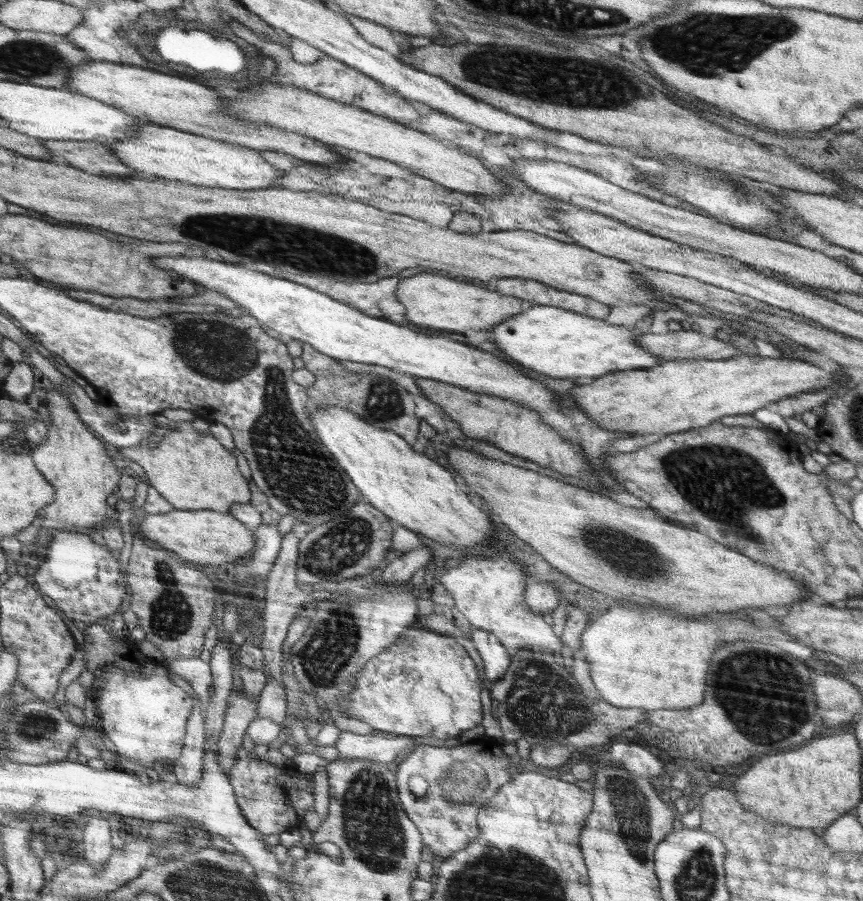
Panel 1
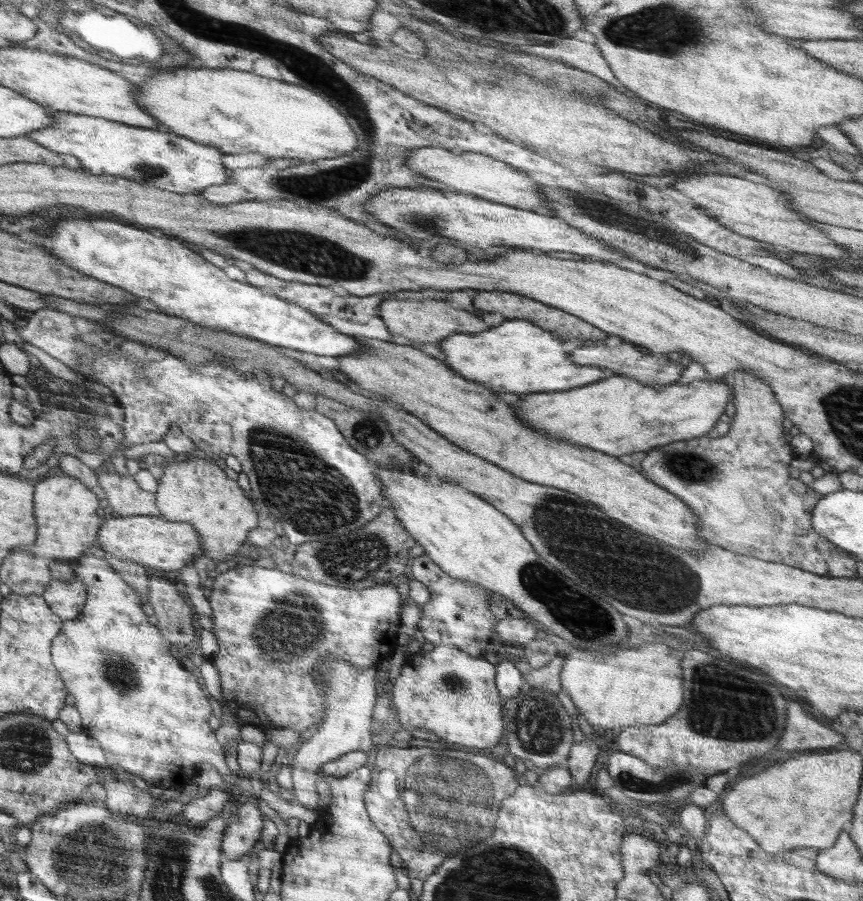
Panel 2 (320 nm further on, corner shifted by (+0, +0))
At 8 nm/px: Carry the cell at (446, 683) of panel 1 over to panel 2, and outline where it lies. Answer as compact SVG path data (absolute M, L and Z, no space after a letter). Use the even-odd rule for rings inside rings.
M439 645L434 650L422 652L416 657L405 659L402 670L394 682L392 702L398 710L399 724L404 730L426 728L440 736L444 742L454 744L454 748L485 750L487 753L500 752L498 740L502 736L506 722L502 722L502 698L496 690L496 666L484 658L472 658L462 649L453 645Z

